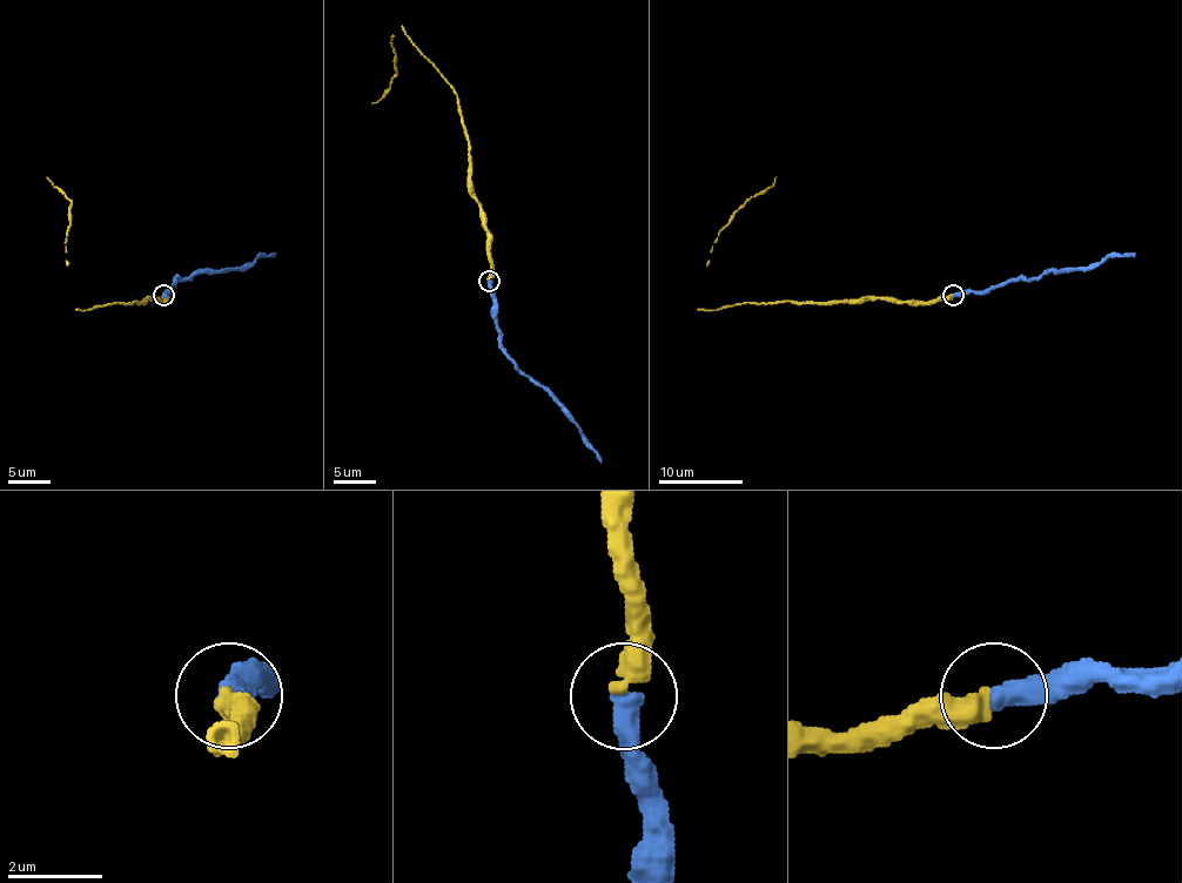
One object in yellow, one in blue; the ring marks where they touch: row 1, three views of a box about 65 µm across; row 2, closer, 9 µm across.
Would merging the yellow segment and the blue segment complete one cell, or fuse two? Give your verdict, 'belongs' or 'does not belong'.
belongs

